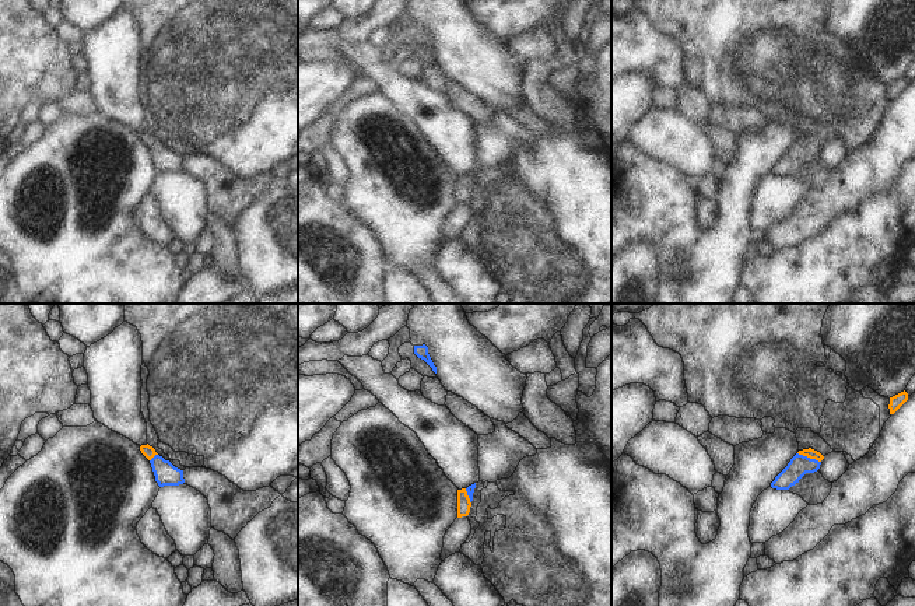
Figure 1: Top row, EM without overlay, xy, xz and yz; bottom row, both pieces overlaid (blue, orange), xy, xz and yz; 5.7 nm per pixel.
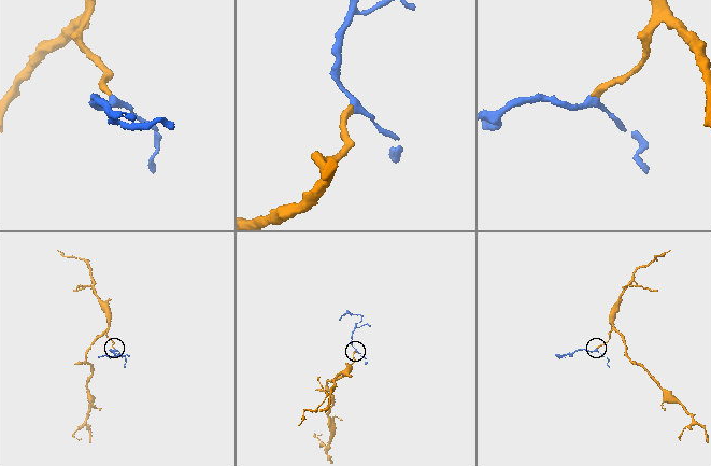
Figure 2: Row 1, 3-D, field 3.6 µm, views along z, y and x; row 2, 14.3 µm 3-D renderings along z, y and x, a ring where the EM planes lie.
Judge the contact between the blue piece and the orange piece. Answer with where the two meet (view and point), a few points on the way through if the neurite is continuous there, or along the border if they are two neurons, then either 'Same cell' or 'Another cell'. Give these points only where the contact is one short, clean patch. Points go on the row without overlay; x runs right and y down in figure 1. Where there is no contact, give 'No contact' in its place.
Touches blue at yz (809, 144). Path across: yz (799, 151), (809, 144), (812, 140). Same cell

